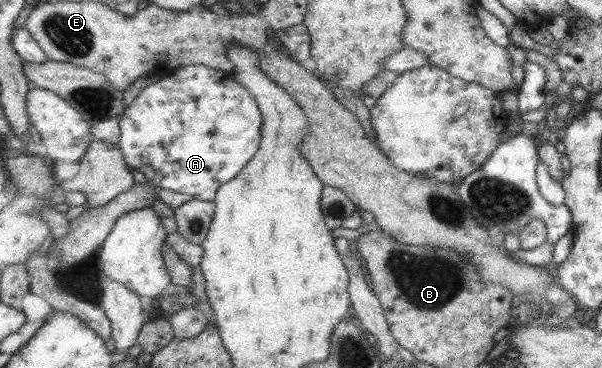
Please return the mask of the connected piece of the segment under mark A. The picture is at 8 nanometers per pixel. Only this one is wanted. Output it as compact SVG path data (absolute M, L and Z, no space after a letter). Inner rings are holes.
M176 64L158 82L143 88L124 111L120 128L120 147L126 162L155 186L177 193L201 195L207 189L219 189L233 181L249 165L262 142L264 119L258 100L231 72Z

